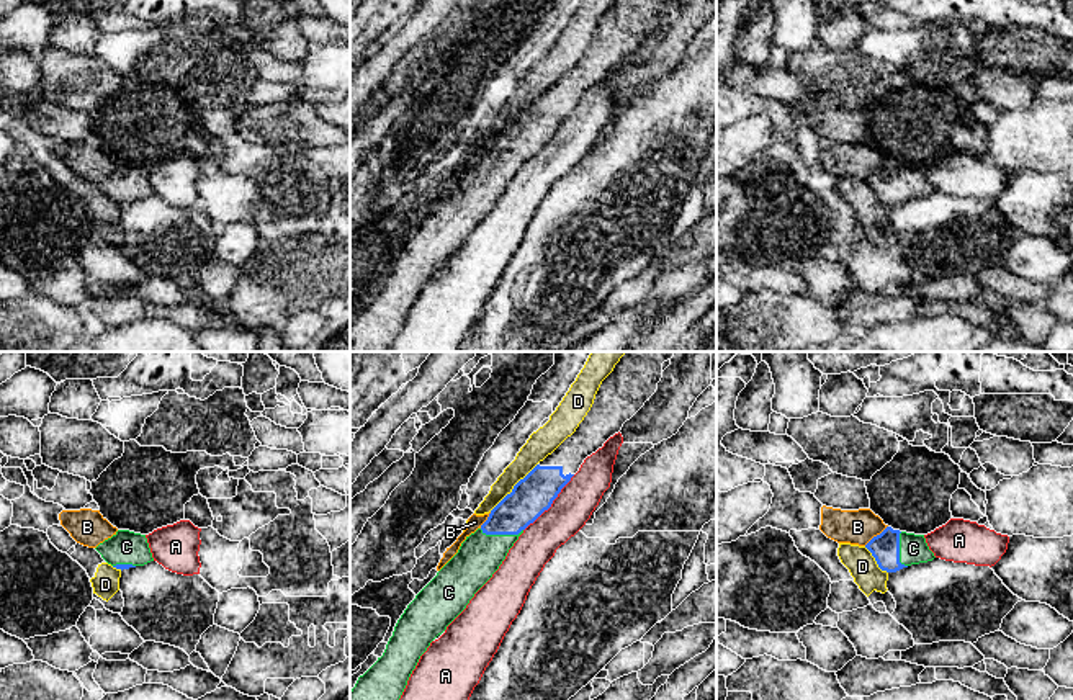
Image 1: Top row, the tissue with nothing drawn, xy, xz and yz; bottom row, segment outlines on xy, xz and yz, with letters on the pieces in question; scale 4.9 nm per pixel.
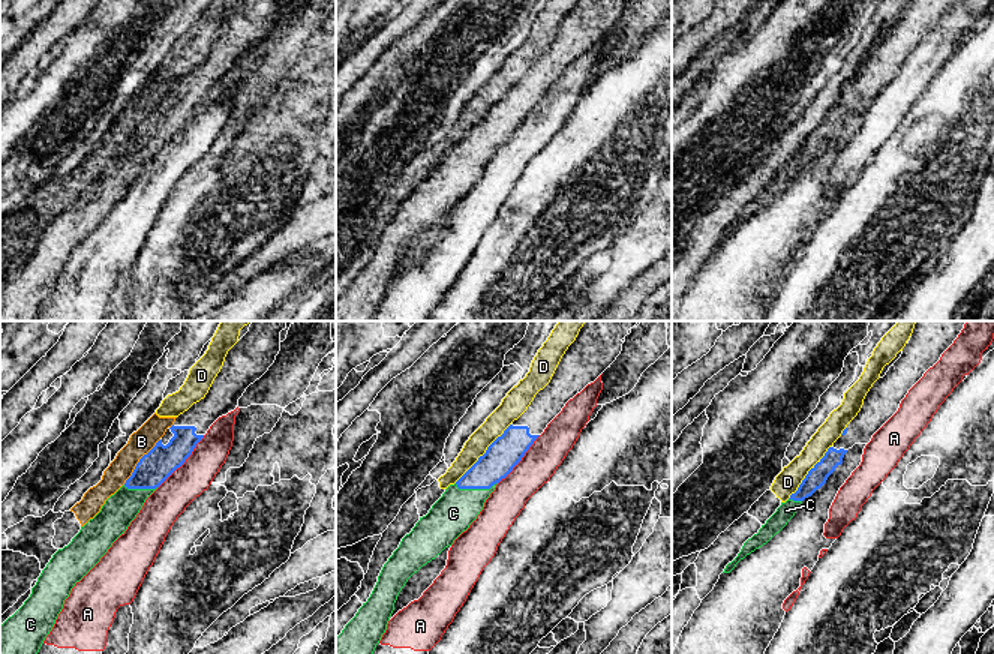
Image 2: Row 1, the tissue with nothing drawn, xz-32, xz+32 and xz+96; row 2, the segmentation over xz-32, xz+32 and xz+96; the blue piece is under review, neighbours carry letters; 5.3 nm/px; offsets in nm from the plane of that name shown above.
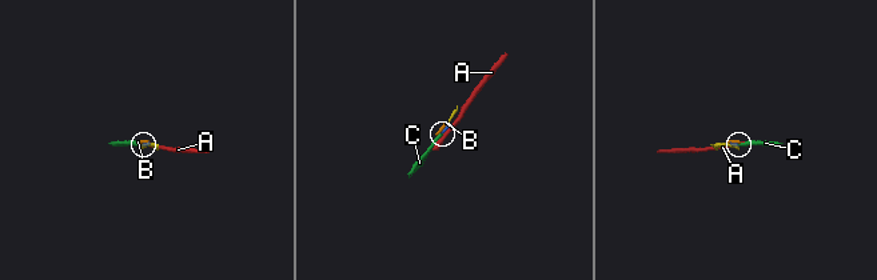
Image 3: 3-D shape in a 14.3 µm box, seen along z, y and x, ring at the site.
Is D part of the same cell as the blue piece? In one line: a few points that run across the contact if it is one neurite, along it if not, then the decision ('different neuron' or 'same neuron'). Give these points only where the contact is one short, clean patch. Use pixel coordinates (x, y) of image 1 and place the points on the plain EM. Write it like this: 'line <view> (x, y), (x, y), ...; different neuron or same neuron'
different neuron

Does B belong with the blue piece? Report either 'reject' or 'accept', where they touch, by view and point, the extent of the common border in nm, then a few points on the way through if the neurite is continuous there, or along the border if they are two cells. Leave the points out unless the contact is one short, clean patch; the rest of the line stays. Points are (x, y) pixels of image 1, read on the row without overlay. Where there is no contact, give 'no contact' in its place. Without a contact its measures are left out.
reject; contact yz (877, 169); length 160 nm; border yz (887, 159), (864, 179)

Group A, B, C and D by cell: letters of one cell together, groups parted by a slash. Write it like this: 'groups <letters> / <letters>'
groups A / B / C / D

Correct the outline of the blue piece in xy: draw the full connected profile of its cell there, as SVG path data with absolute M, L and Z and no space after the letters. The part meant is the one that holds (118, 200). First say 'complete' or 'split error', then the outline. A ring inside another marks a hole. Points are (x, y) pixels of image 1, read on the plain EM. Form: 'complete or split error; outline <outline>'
split error; outline M118 164L95 182L116 203L129 203L154 195L146 168Z

